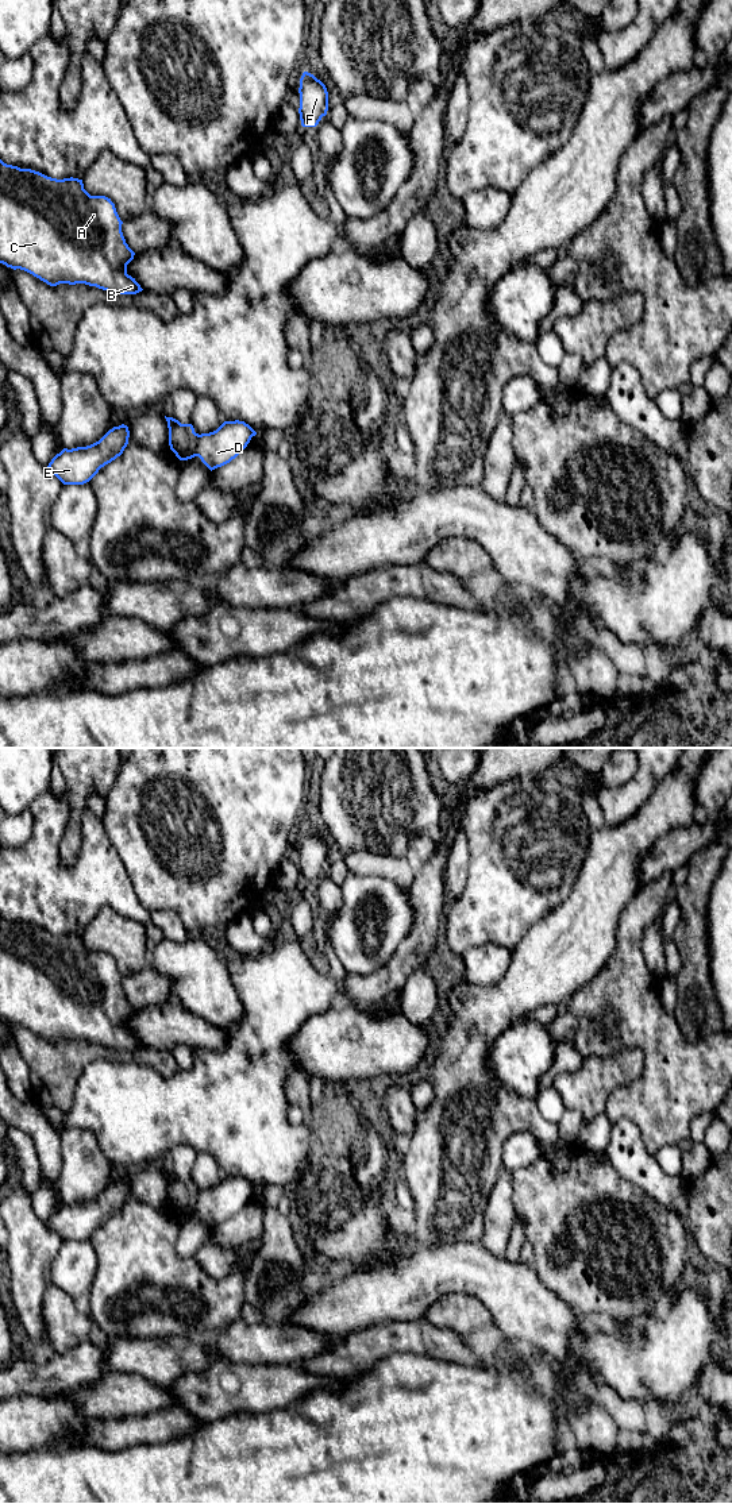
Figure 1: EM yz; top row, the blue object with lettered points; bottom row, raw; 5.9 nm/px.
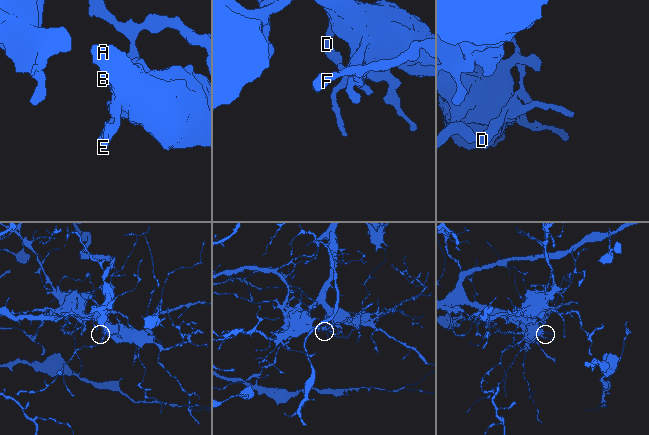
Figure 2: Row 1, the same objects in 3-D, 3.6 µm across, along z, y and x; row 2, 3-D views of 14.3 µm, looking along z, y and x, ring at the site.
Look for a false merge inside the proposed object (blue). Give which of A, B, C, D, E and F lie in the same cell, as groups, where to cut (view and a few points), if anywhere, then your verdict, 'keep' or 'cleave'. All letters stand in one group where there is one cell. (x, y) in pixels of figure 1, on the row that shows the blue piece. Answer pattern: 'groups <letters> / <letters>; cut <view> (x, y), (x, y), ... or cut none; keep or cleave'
groups A B C E / D F; cut yz (199, 435), (196, 455); cleave

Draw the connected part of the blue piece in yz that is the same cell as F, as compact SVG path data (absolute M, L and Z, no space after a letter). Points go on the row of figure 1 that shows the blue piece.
M304 72L300 78L300 120L303 127L316 127L328 111L325 85L313 74Z

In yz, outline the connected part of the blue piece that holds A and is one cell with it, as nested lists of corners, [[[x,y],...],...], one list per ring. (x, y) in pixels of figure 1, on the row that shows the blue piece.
[[[0,159],[0,263],[7,267],[24,270],[50,286],[85,284],[107,292],[136,294],[143,289],[127,274],[127,265],[135,252],[126,243],[122,224],[111,198],[90,196],[82,180],[57,180]]]

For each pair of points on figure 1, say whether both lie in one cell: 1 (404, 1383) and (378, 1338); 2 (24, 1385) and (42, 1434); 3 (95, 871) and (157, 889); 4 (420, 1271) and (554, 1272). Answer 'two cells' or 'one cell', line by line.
1: two cells
2: two cells
3: two cells
4: one cell

